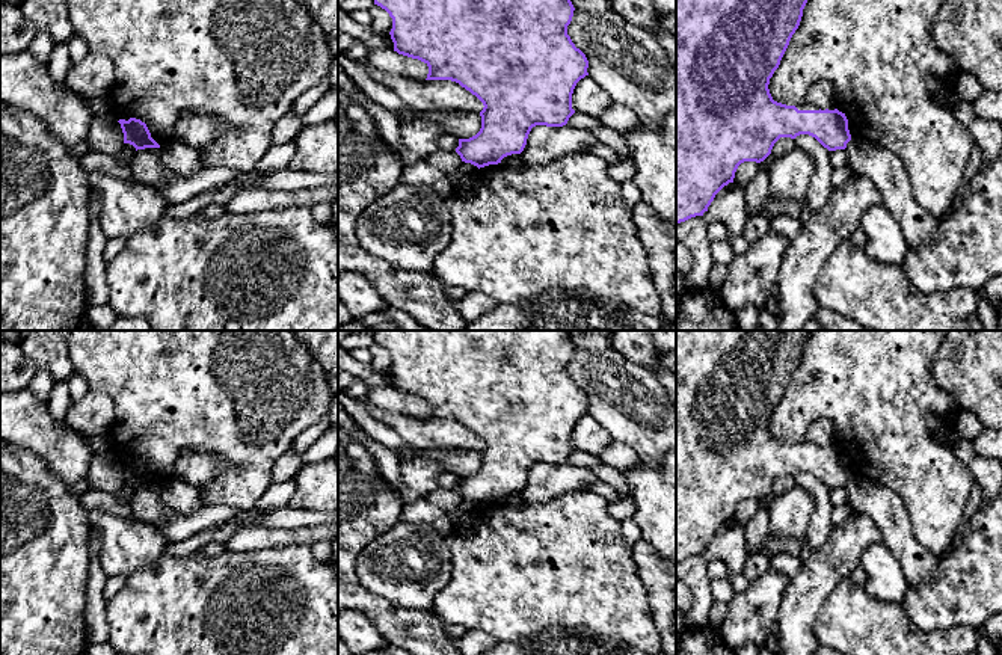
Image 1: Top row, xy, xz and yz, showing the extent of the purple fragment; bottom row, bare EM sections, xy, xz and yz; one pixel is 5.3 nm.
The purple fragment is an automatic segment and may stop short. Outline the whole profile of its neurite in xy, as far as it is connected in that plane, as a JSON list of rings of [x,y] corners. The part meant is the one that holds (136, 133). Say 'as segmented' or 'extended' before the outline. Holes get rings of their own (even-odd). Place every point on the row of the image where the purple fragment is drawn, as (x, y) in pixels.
as segmented | [[[130,118],[128,121],[119,119],[124,143],[130,143],[137,149],[145,148],[160,148],[160,145],[151,137],[151,133],[145,122],[136,118]]]

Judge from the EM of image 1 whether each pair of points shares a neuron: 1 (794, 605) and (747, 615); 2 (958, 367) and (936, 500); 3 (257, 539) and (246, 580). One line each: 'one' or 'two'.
1: two
2: two
3: two

